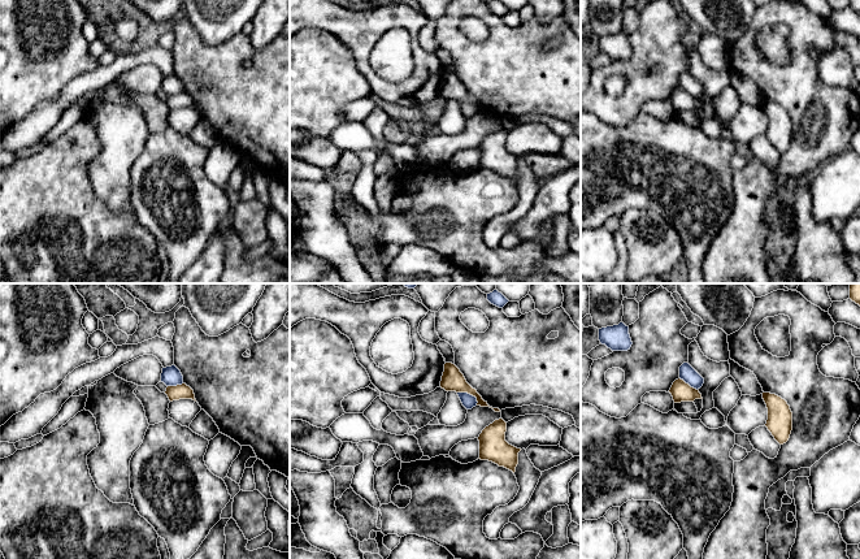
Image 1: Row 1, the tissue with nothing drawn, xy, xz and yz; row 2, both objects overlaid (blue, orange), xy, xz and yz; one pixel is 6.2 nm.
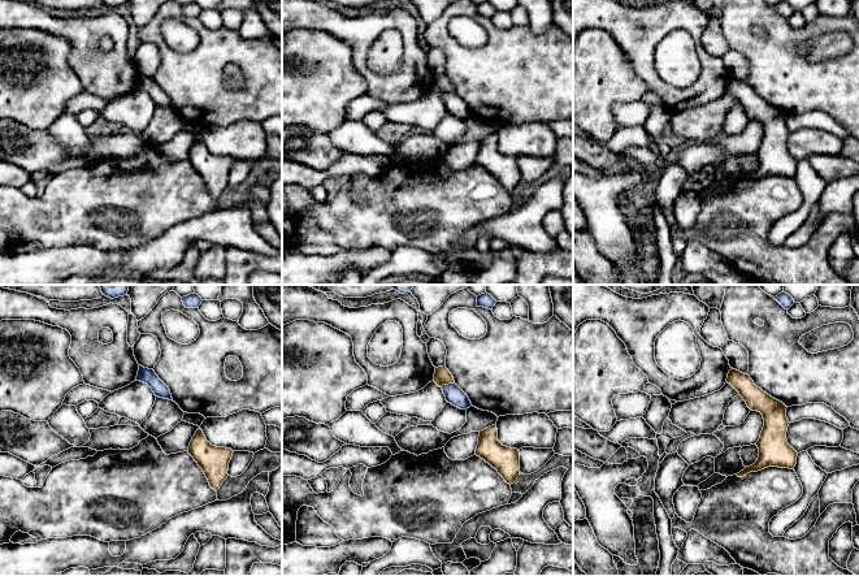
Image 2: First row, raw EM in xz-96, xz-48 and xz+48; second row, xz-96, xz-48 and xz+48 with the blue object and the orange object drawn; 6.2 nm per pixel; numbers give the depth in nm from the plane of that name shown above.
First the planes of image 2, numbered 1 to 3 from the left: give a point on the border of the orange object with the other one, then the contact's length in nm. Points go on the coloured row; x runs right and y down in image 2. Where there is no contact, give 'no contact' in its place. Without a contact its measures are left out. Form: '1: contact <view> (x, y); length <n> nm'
1: no contact
2: contact xz-48 (448, 384); length 90 nm
3: no contact

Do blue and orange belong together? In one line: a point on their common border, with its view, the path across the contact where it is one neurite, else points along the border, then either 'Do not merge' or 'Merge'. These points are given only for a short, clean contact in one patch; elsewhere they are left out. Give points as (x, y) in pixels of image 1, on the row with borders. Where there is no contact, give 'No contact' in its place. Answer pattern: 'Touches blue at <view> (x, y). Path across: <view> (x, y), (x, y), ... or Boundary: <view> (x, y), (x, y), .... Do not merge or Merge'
Touches blue at xz (469, 394). Boundary: xz (457, 391), (472, 394), (477, 404). Do not merge

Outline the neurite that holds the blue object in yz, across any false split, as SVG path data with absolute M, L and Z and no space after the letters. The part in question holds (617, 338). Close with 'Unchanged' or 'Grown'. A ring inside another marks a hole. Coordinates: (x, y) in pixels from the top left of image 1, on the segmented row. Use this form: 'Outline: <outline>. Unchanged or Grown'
Outline: M624 322L599 329L599 341L612 351L627 351L633 344L629 326Z. Unchanged

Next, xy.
Outline: M175 365L166 367L162 368L161 382L164 382L166 386L182 385L183 376Z. Unchanged

